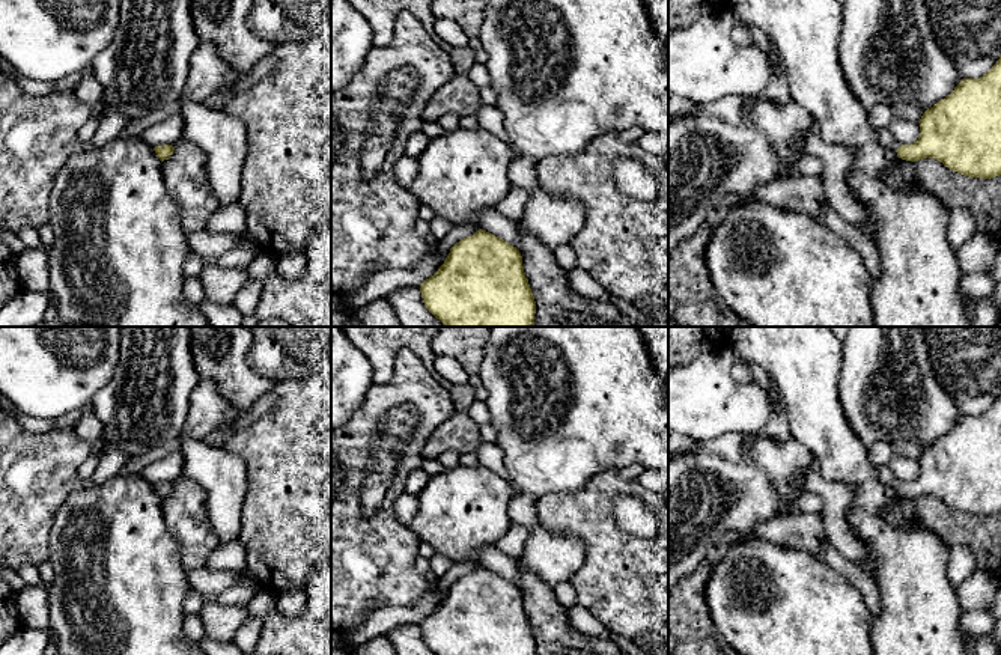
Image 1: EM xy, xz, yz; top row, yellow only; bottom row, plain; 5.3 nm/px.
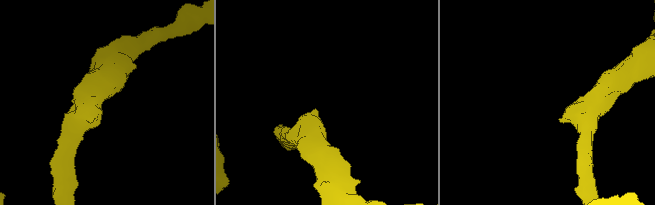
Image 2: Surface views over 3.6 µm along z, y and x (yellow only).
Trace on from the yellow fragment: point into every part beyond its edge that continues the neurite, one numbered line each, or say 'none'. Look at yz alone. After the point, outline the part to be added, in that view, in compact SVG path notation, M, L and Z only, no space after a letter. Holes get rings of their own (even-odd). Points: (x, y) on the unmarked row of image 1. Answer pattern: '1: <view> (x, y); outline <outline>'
1: yz (885, 475); outline M888 465L879 467L878 476L887 486L897 488L900 485L900 480L893 474Z

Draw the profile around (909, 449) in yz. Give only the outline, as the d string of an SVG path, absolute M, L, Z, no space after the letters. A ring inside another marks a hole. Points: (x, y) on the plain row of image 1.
M893 441L890 444L893 447L894 455L906 456L911 459L920 459L923 450L927 447L924 444L914 443L914 441Z

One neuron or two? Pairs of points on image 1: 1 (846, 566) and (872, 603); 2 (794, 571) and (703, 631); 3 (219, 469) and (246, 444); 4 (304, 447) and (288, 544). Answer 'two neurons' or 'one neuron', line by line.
1: one neuron
2: two neurons
3: two neurons
4: one neuron

